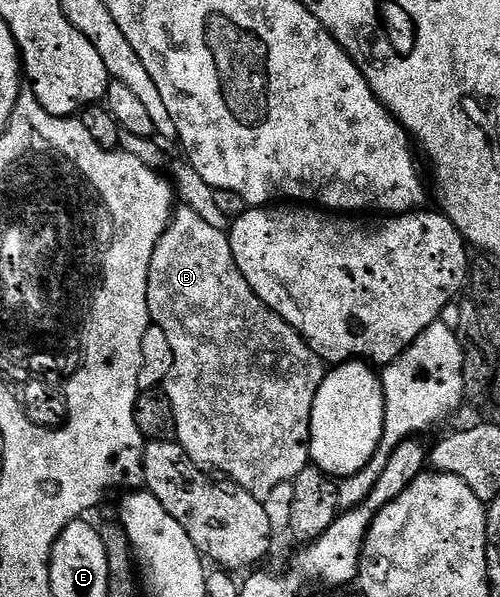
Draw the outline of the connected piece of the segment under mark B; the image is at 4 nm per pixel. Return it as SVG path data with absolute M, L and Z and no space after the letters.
M184 206L176 207L171 221L167 223L167 229L161 234L161 238L153 250L153 258L149 262L147 297L149 298L151 319L154 324L161 326L161 330L165 330L165 338L169 338L169 346L173 350L173 366L165 381L165 391L175 415L175 440L187 451L189 458L204 469L214 470L216 473L230 478L239 487L249 490L249 494L260 498L267 496L269 490L281 486L281 482L294 482L297 474L301 474L301 470L309 467L311 415L313 414L313 402L317 398L317 390L325 375L325 362L303 341L303 337L299 333L293 331L273 309L265 306L265 302L261 302L261 298L257 298L257 294L249 286L249 282L245 282L245 278L233 258L228 233L213 230L193 210Z

